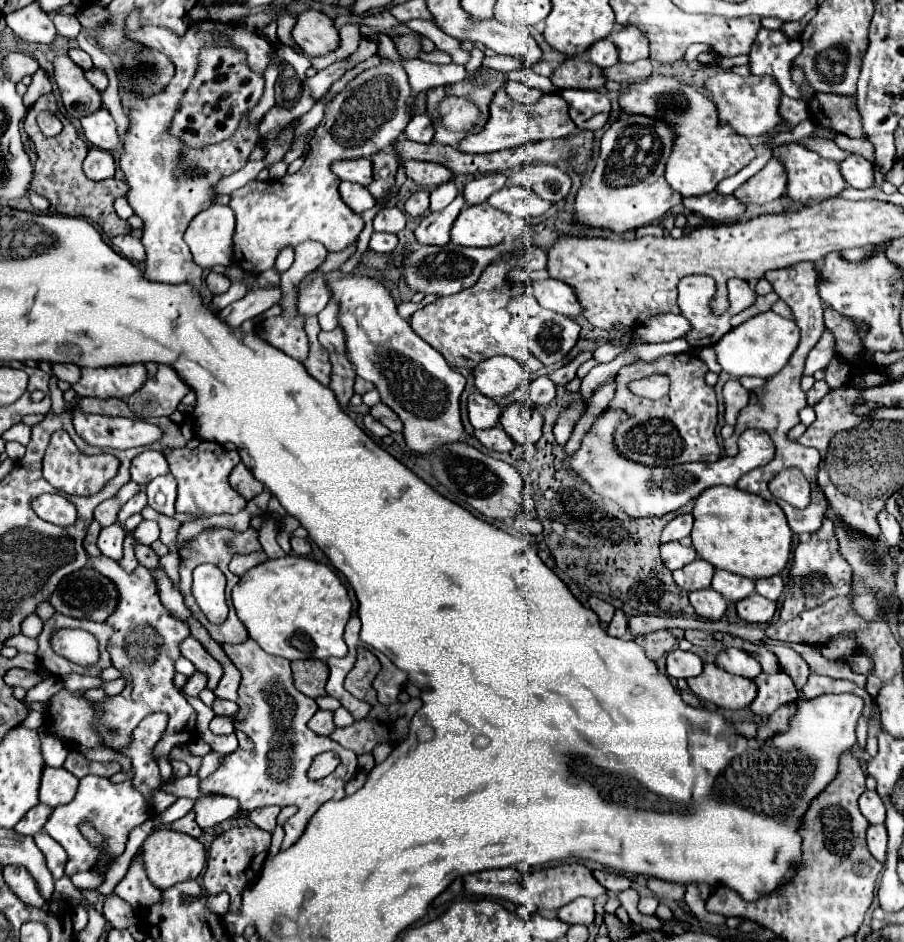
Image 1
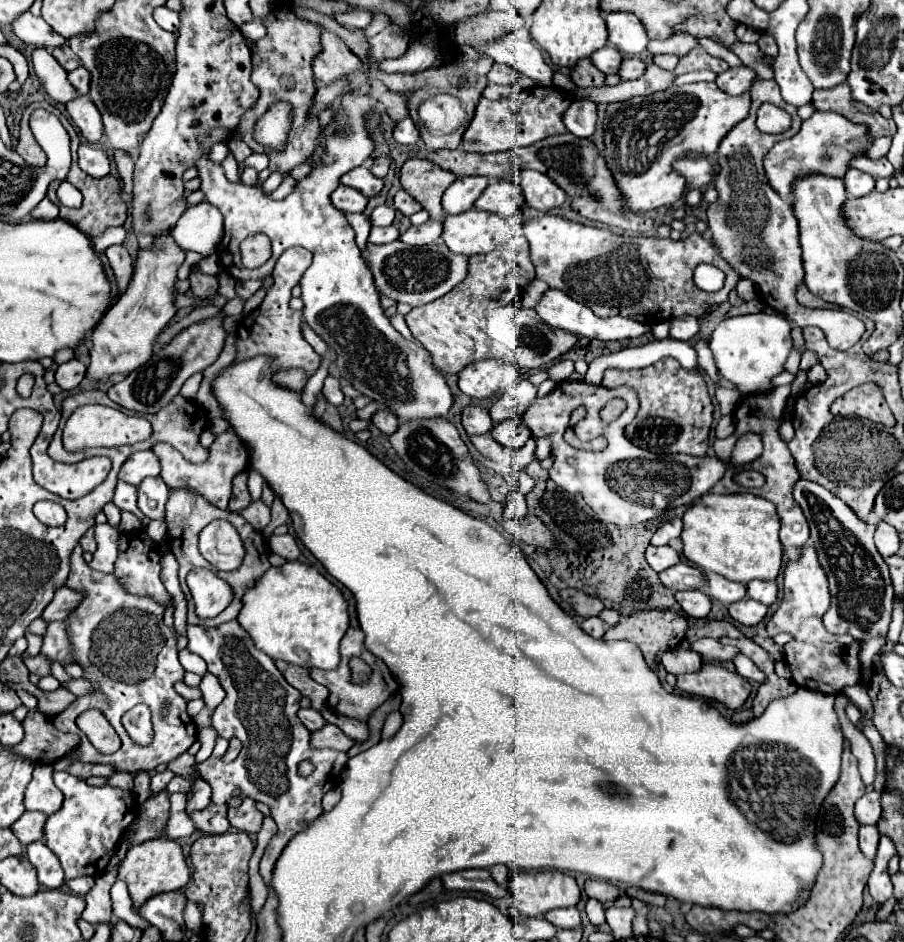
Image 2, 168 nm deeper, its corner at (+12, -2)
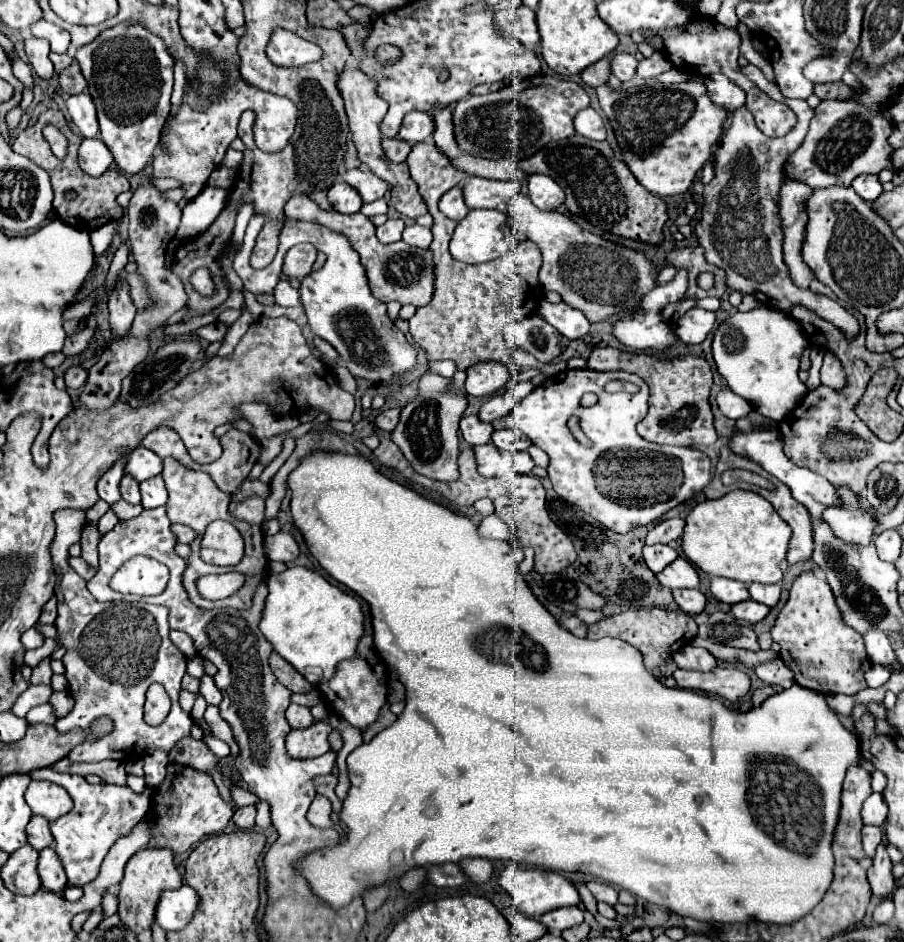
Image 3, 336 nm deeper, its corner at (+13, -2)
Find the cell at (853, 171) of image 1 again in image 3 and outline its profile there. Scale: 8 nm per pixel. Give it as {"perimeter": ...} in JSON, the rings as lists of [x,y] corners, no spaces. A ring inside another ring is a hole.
{"perimeter":[[[859,175],[859,177],[855,177],[853,179],[853,189],[861,199],[865,199],[869,203],[875,201],[883,191],[877,175]]]}

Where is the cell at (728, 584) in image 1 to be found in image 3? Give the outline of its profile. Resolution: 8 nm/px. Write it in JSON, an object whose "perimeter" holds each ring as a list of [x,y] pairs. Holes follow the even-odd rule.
{"perimeter":[[[713,577],[711,579],[711,593],[715,599],[733,605],[733,603],[741,603],[745,599],[749,599],[749,591],[745,583],[737,583],[733,579],[725,579],[725,577]]]}

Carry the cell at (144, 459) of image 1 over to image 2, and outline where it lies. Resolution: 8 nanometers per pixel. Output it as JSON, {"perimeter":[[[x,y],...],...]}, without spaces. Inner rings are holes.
{"perimeter":[[[136,451],[122,465],[122,469],[118,473],[118,479],[126,481],[130,485],[138,485],[142,479],[156,477],[156,475],[160,475],[158,457],[154,457],[152,451]]]}

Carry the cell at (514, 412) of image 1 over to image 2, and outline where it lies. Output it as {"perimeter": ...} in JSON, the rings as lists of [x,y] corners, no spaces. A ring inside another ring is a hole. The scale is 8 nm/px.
{"perimeter":[[[508,419],[508,421],[502,421],[502,423],[494,425],[492,431],[490,431],[490,435],[500,445],[504,445],[508,449],[514,449],[514,451],[520,449],[520,447],[524,447],[524,443],[530,439],[528,427],[522,421],[518,421],[518,419]]]}

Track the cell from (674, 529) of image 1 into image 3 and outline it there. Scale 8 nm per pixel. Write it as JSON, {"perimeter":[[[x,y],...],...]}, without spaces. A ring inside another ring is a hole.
{"perimeter":[[[665,519],[659,521],[647,535],[647,545],[655,545],[655,543],[671,543],[675,539],[681,537],[683,533],[683,519]]]}

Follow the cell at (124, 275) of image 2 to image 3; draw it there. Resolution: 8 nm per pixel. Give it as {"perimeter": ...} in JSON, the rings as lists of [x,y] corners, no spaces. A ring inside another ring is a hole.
{"perimeter":[[[121,281],[117,289],[113,289],[113,295],[109,295],[109,321],[111,321],[111,333],[117,337],[123,337],[129,333],[131,323],[135,319],[135,305],[129,295],[129,285]]]}

